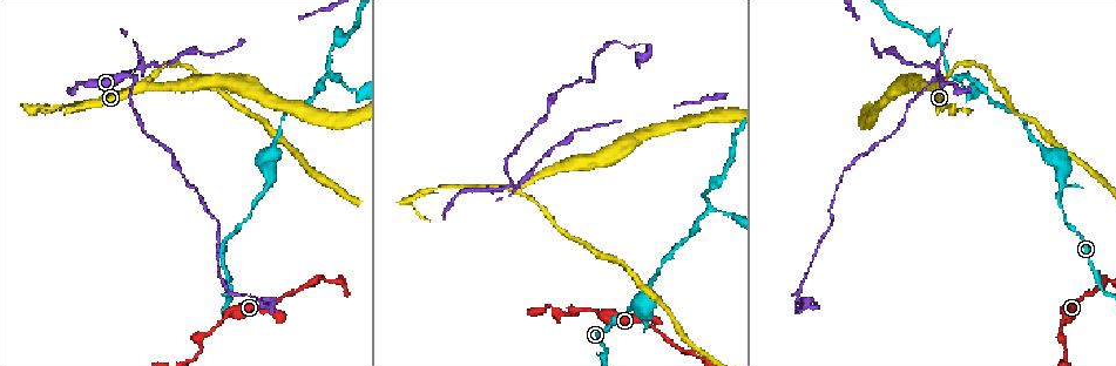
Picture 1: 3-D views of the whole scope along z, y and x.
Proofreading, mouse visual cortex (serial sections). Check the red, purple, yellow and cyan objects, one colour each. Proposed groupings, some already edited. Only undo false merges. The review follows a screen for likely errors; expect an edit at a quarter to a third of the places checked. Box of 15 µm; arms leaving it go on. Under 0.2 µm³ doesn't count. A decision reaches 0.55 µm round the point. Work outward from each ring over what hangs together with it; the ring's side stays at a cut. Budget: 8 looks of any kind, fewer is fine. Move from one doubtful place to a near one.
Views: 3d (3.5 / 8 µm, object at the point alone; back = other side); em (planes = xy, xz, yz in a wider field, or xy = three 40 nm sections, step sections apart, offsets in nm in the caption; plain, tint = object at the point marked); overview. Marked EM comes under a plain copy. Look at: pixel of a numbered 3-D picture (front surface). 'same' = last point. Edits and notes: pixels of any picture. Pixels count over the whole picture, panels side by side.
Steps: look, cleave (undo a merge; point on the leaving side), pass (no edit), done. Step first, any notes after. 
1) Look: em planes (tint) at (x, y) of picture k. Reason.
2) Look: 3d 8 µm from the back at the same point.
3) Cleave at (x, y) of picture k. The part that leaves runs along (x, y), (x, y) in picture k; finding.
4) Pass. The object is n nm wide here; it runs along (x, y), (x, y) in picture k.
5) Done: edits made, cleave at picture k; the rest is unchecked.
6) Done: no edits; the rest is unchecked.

Look: 3d 3.5 µm at (590, 308) of picture 1. Abrupt turn.

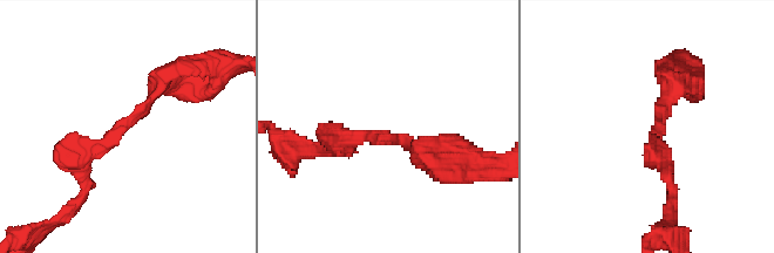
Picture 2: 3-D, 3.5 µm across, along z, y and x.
Look: em xy step 5 (tint) at (389, 139) of picture 2. The arms are 200, 250 nm wide; shape alone is not enough.

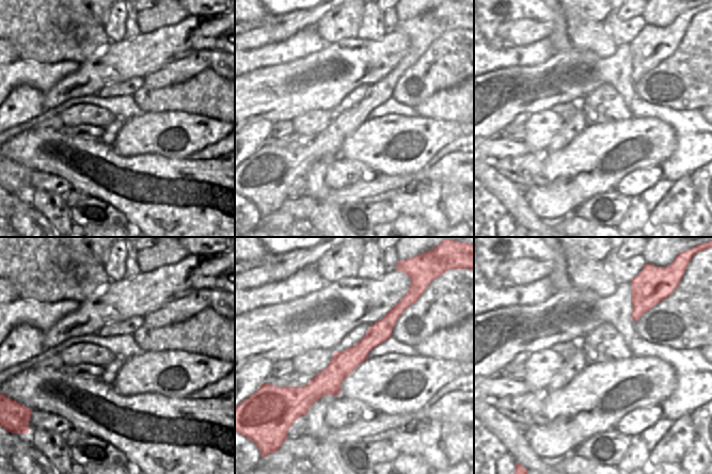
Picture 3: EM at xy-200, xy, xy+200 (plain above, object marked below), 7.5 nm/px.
Pass. It runs along (181, 80), (90, 145), (83, 173) in picture 2; one cell here.

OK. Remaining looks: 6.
Look: 3d 3.5 µm at (1064, 176) of picture 1. Sharp bend.

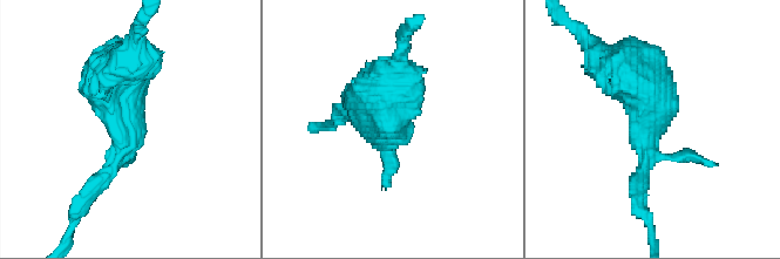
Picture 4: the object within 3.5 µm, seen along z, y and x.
Look: em planes (tint) at (129, 126) of picture 4.

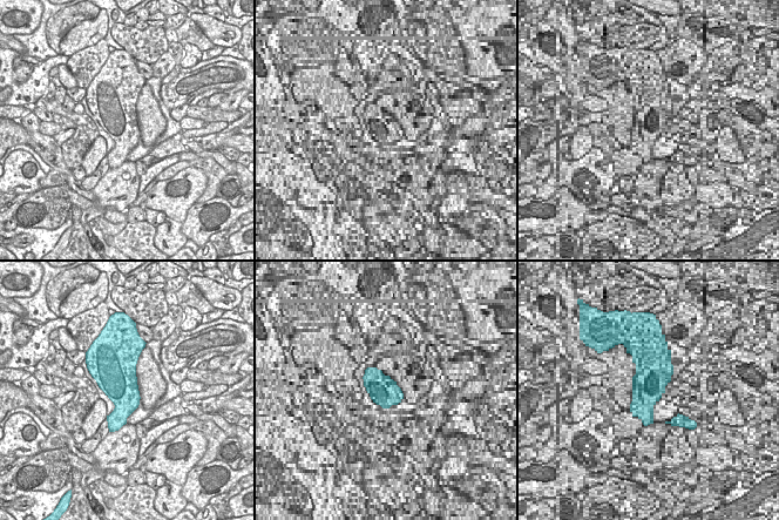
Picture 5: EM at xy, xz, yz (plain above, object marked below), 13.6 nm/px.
Pass. It runs along (92, 190), (128, 144), (120, 61) in picture 4; one cell here.

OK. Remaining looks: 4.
Look: 3d 3.5 µm at (336, 79) of picture 1. Three-way junction.

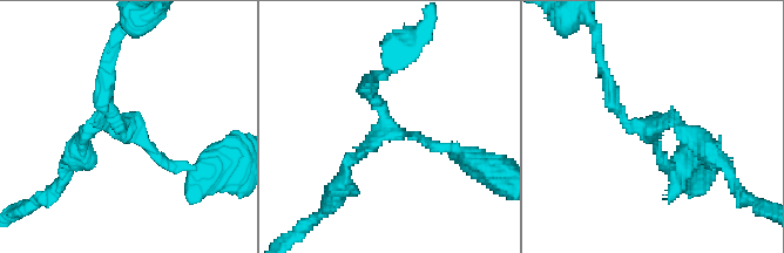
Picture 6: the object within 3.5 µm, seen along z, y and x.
Look: em xy step 5 (tint) at (386, 131) of picture 6. 3 arms meet here; the arms are 150, 200, 200 nm wide; need the tissue.

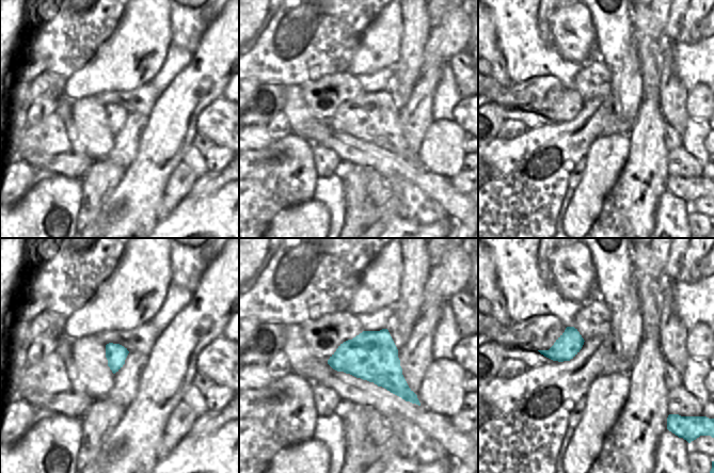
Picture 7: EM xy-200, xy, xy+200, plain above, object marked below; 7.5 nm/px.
Pass. It runs along (704, 144), (675, 122), (629, 125), (606, 75) in picture 6; continuous, no second cell.

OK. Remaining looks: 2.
Done: no edits; the rest is unchecked.

